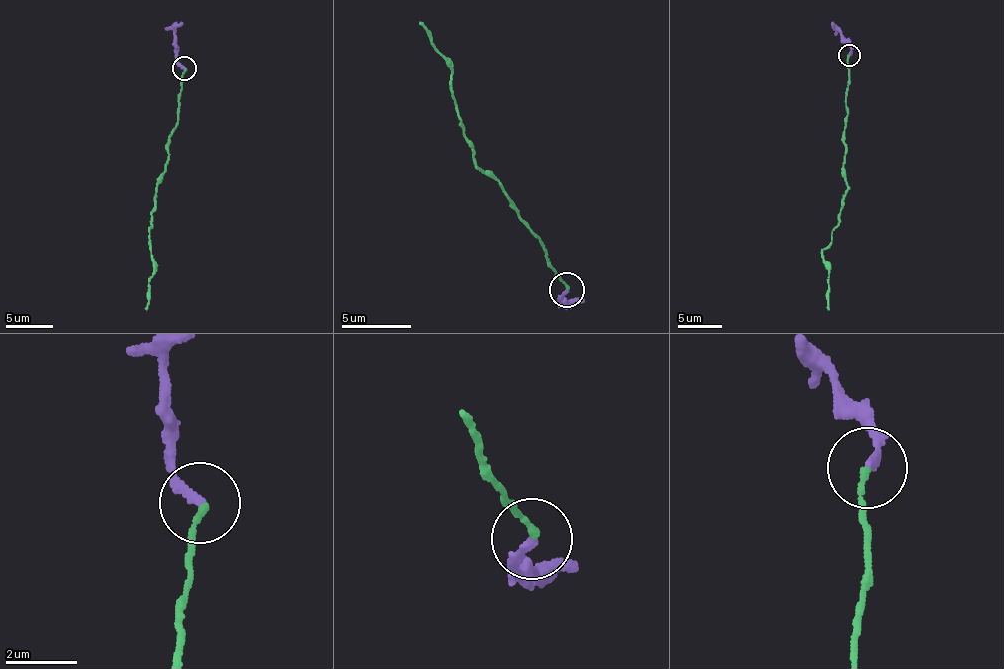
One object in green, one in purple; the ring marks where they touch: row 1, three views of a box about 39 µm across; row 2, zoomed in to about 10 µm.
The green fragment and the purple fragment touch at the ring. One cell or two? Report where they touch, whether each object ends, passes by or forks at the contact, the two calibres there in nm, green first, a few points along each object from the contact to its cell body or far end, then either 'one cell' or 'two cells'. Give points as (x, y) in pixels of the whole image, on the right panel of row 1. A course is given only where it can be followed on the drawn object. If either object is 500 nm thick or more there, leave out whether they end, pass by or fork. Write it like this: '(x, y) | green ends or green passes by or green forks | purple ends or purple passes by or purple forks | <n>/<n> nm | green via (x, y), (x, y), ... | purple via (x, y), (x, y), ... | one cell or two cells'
(849, 55) | green ends | purple ends | 160/200 nm | green via (848, 56), (845, 128), (848, 187), (840, 222), (831, 232), (831, 243), (821, 249), (828, 269), (827, 309) | purple via (848, 54), (852, 50), (850, 41), (830, 22) | two cells

